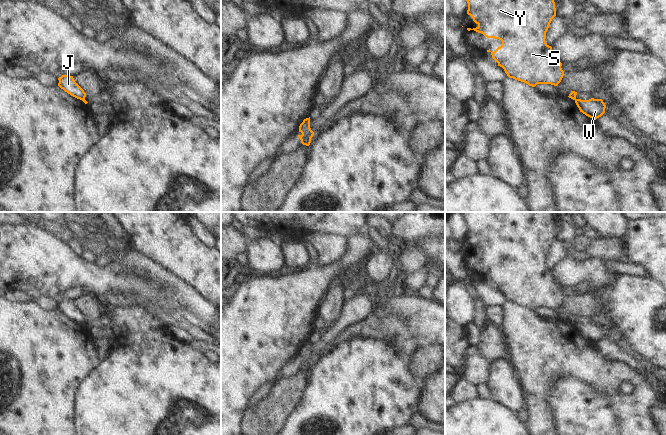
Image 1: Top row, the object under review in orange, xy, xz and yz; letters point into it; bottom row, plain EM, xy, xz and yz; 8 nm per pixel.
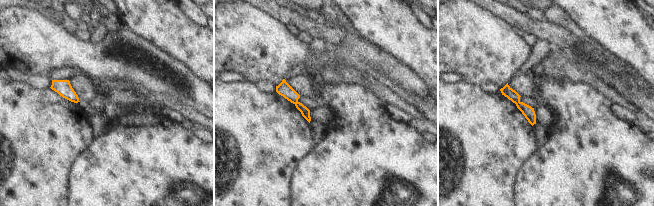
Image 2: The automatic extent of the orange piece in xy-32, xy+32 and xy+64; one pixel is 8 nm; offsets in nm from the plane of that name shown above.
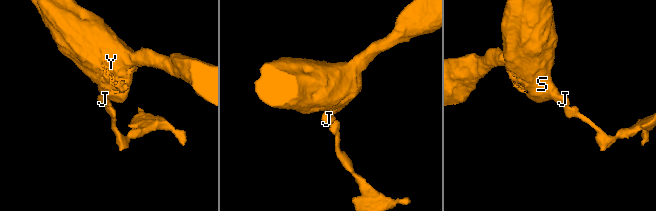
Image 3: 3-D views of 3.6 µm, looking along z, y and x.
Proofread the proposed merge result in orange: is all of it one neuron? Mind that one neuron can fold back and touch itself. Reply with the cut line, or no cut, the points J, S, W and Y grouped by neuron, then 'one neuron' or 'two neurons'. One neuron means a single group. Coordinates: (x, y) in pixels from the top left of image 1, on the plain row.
cut in xy along (84, 322), (82, 324); J S Y / W; two neurons

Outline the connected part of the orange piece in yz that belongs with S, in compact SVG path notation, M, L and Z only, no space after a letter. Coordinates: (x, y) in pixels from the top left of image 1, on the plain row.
M462 212L466 225L468 227L467 238L473 242L473 245L478 249L476 252L467 252L468 255L474 254L478 257L482 257L487 262L499 263L502 265L502 269L498 271L494 276L491 276L490 273L487 276L490 276L492 282L498 287L498 290L502 291L509 302L524 306L529 310L535 311L537 308L551 308L557 310L563 300L564 295L561 290L562 287L557 283L552 275L552 271L549 270L546 263L546 256L550 250L552 243L556 240L555 226L552 221L552 212Z

